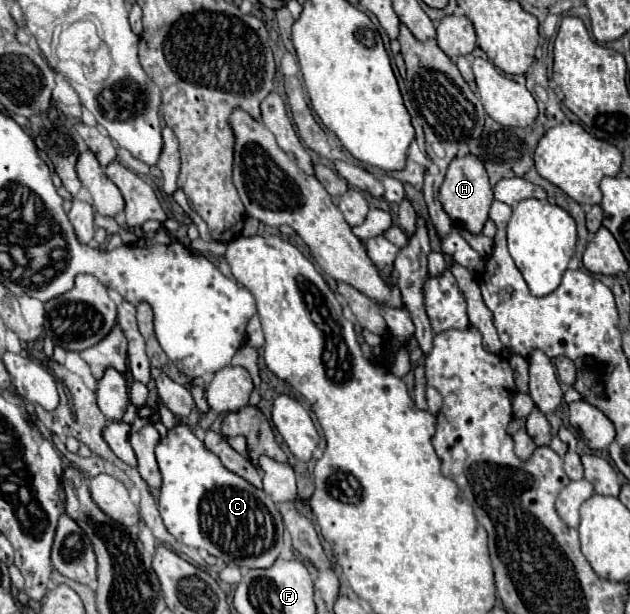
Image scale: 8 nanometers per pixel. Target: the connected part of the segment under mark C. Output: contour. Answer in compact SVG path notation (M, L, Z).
M176 425L160 439L156 459L162 473L158 497L160 515L166 529L184 545L206 549L224 563L238 567L266 569L274 565L282 551L284 521L272 499L242 477L226 471L220 459L206 451L204 443L186 427Z

